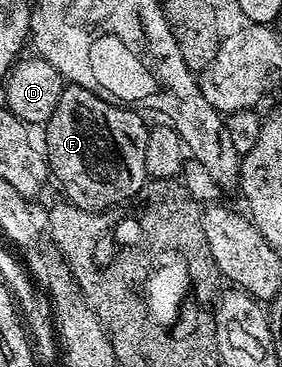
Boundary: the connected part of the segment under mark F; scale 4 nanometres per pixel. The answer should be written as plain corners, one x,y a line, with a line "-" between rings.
67,83
60,94
60,102
56,102
56,110
52,110
52,118
44,125
44,132
46,132
46,148
44,144
44,155
48,161
49,171
52,176
62,183
62,192
67,201
76,205
78,208
83,208
89,212
104,212
107,208
116,208
125,205
127,202
133,200
143,186
145,186
148,179
146,174
146,167
144,166
144,146
148,142
148,124
145,124
138,116
139,113
133,107
115,104
106,100
102,96
96,95
92,90
84,90
84,86
79,84

